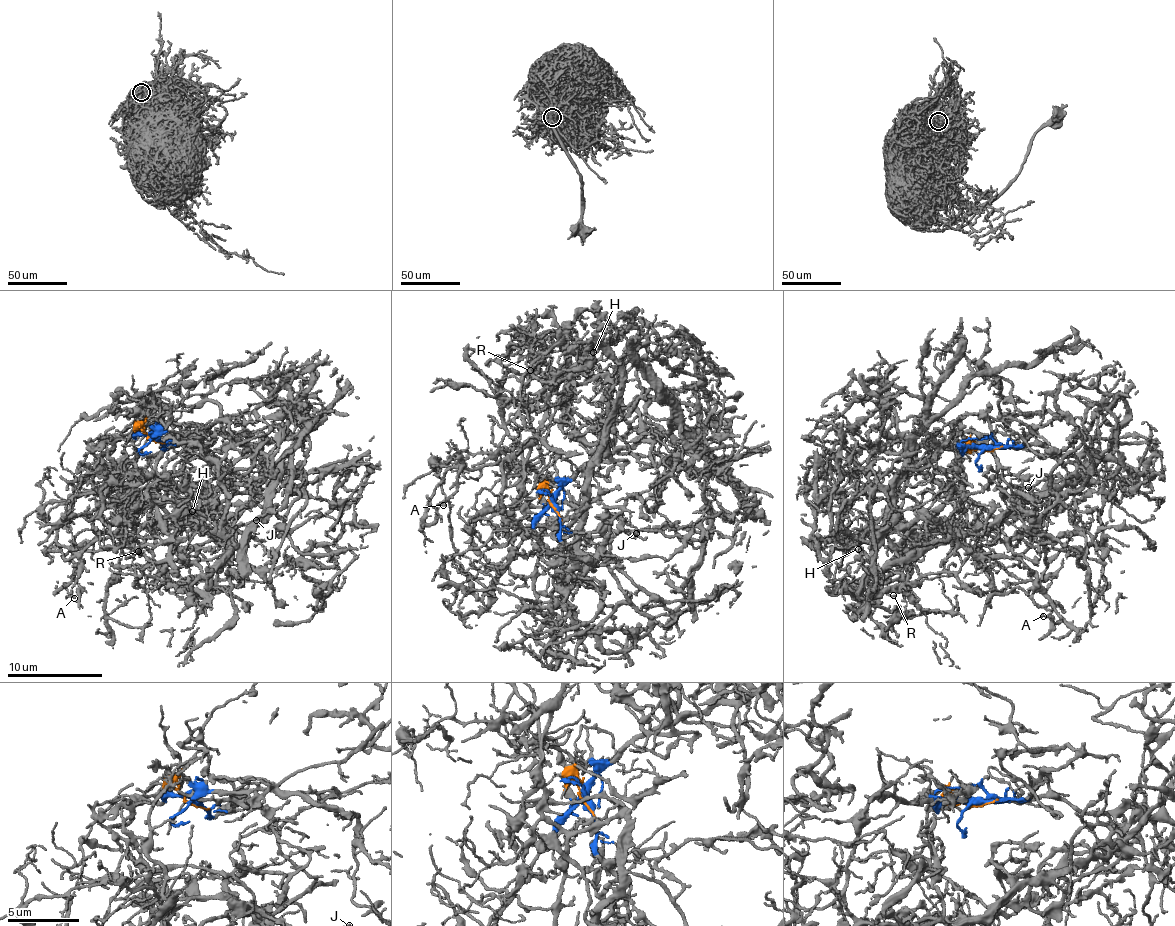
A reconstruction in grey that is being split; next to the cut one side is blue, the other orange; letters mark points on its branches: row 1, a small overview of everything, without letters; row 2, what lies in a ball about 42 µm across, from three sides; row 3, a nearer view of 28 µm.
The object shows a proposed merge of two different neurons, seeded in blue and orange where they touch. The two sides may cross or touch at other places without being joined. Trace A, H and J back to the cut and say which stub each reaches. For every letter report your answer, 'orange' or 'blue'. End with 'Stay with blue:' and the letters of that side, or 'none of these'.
A: orange
H: blue
J: blue
Stay with blue: H, J

